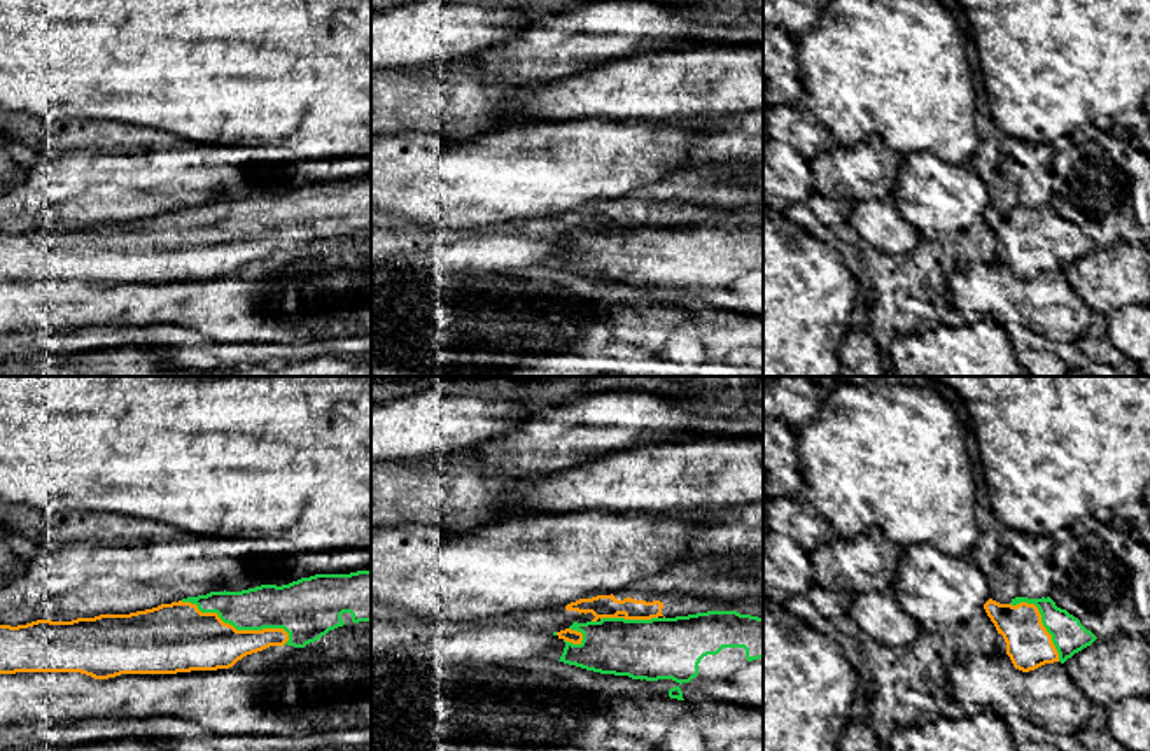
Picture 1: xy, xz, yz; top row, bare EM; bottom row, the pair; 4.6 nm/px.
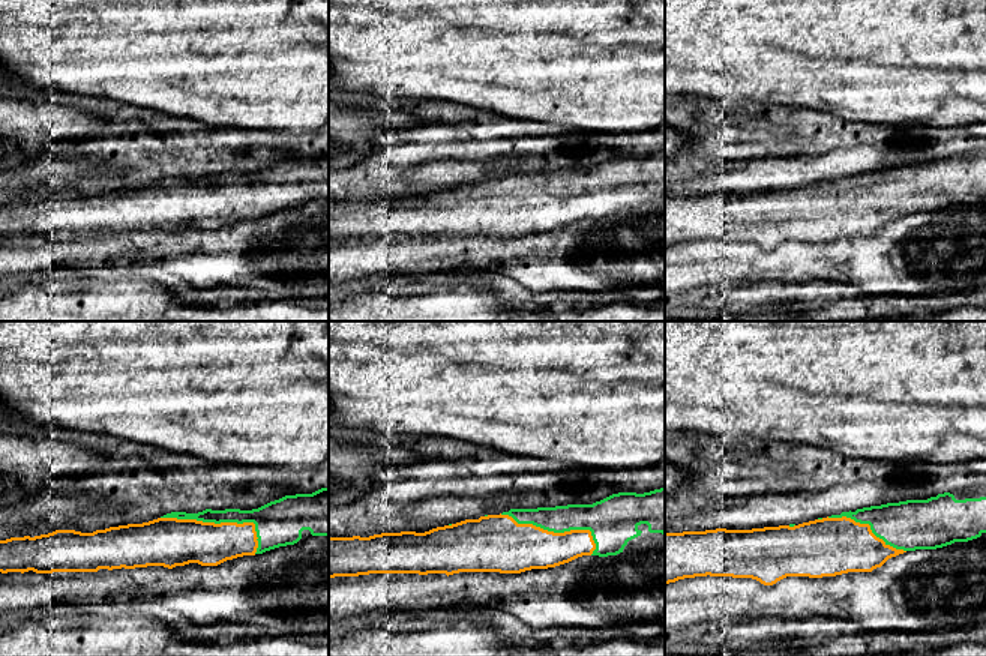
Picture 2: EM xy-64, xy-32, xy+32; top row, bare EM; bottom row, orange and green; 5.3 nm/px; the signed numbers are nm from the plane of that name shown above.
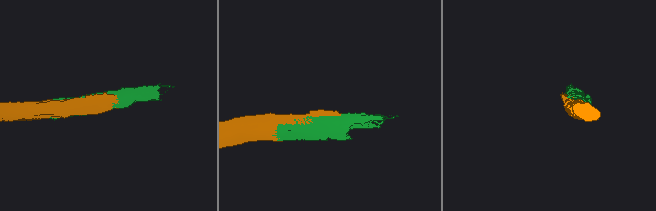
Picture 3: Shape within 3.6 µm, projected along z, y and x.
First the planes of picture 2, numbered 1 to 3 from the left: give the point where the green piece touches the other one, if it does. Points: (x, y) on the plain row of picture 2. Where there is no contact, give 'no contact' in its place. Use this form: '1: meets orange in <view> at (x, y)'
1: meets orange in xy-64 at (221, 186)
2: meets orange in xy-32 at (553, 195)
3: meets orange in xy+32 at (868, 188)

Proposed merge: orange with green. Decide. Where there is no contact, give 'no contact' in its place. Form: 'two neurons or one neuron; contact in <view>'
one neuron; contact in xy

